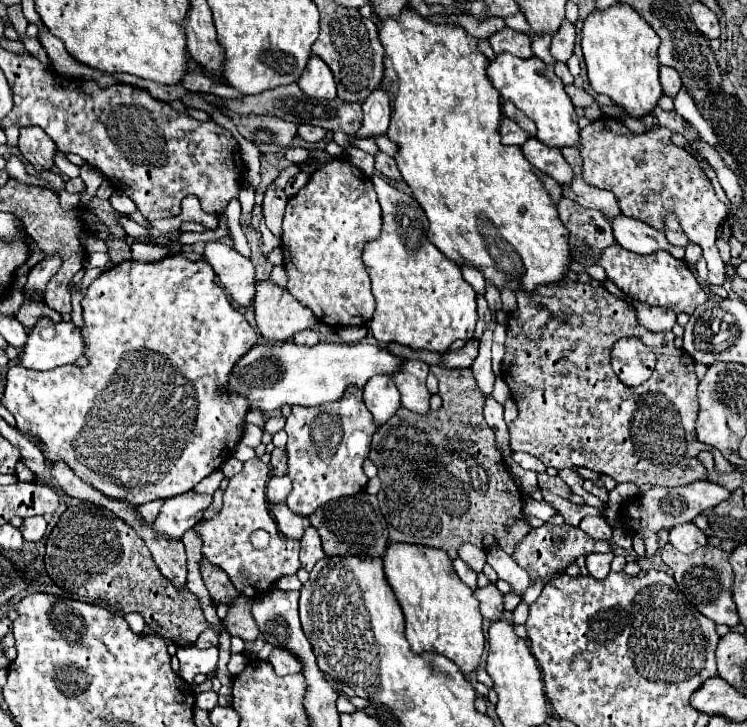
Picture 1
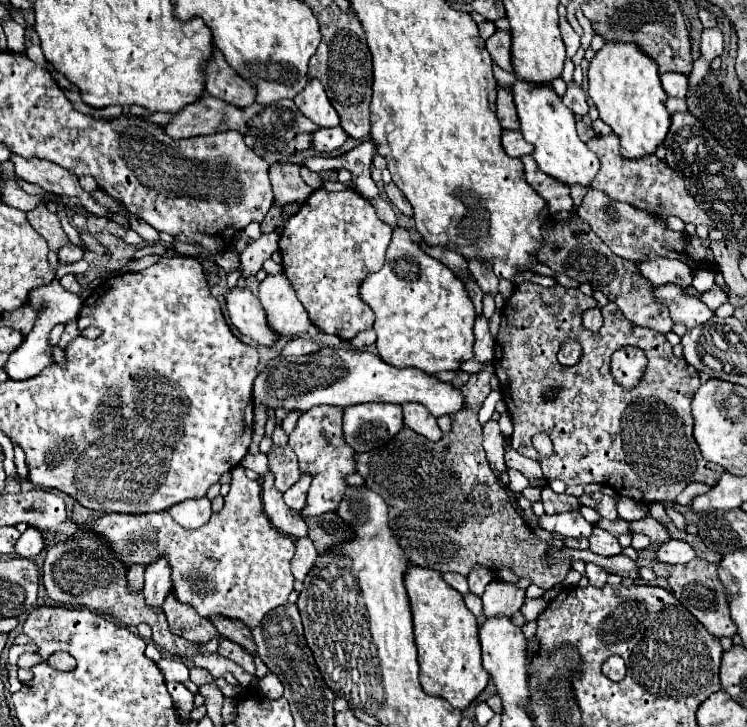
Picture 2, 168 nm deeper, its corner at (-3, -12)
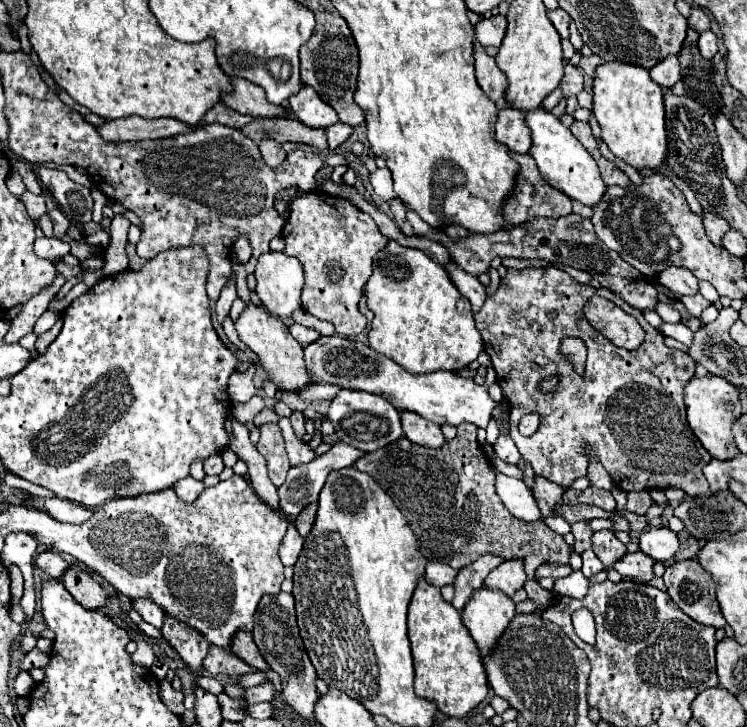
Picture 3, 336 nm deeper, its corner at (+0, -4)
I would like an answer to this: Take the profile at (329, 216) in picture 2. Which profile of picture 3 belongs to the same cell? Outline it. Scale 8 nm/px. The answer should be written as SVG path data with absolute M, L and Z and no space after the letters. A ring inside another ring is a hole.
M313 190L291 202L281 238L285 240L283 252L297 258L305 270L301 294L303 310L319 320L331 322L341 336L355 338L361 334L367 320L357 304L373 272L373 256L389 242L389 238L379 232L373 218L345 198Z

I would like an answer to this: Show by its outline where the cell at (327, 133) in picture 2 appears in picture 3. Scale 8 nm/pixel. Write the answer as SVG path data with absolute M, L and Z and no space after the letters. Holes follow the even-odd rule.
M337 122L337 124L329 126L329 128L325 128L329 148L333 150L333 148L341 146L341 144L349 138L349 134L351 134L351 132L353 132L353 128L351 128L351 126L347 126L347 124L343 124L343 122Z

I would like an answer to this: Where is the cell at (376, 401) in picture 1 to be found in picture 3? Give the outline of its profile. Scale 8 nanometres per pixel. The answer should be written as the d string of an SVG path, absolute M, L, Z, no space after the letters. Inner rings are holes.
M339 390L339 394L331 400L327 418L335 426L337 442L345 442L363 452L373 452L375 448L391 444L403 436L399 410L391 402L383 400L383 396L375 396L375 394L367 394L367 392Z

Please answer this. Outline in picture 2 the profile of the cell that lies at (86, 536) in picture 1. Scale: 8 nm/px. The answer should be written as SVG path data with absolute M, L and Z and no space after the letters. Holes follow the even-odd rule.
M78 532L78 536L52 546L46 554L44 564L52 564L48 576L44 578L44 586L46 586L48 596L52 600L56 600L58 604L68 606L68 608L86 606L86 608L96 610L100 614L114 616L118 622L122 622L128 628L138 626L138 622L146 622L152 628L152 642L160 650L170 652L170 654L180 656L180 658L190 658L198 668L206 668L214 678L222 678L226 672L230 672L240 682L242 688L250 688L252 682L256 684L256 676L244 672L232 660L226 660L218 654L198 654L198 648L200 648L198 644L192 644L192 642L172 634L170 628L168 628L164 612L156 612L154 608L148 608L144 604L142 592L138 592L138 594L128 592L124 564L114 558L108 544L104 540L100 540L98 536L94 536L90 532Z

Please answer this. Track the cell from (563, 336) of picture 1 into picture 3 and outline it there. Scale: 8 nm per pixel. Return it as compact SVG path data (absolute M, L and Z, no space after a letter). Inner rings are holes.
M555 266L549 268L523 268L515 270L509 268L507 276L501 280L497 292L487 296L483 308L475 314L475 324L483 336L485 352L491 356L491 364L497 372L497 384L503 390L503 398L509 404L509 428L515 446L519 448L523 460L527 460L535 474L545 476L547 480L567 488L573 480L587 474L589 468L589 454L585 452L591 448L603 468L611 474L615 488L623 492L641 492L641 490L665 490L665 488L681 488L687 496L703 496L709 490L707 478L703 476L703 466L709 464L711 454L699 444L695 434L691 432L685 416L685 402L683 402L683 388L693 378L695 360L687 356L687 352L667 348L663 342L663 334L655 330L645 318L643 312L627 306L627 302L619 300L607 288L593 288L591 284L579 284L573 280L565 270ZM591 296L603 296L611 302L619 304L627 314L635 316L645 330L645 340L635 350L625 350L603 334L599 334L589 320L585 318L585 304ZM563 336L579 336L587 342L587 366L585 374L579 376L571 362L559 354L559 344ZM551 374L559 374L559 386L551 396L541 396L539 382ZM525 414L539 414L541 424L539 430L525 438L519 434L517 424Z

